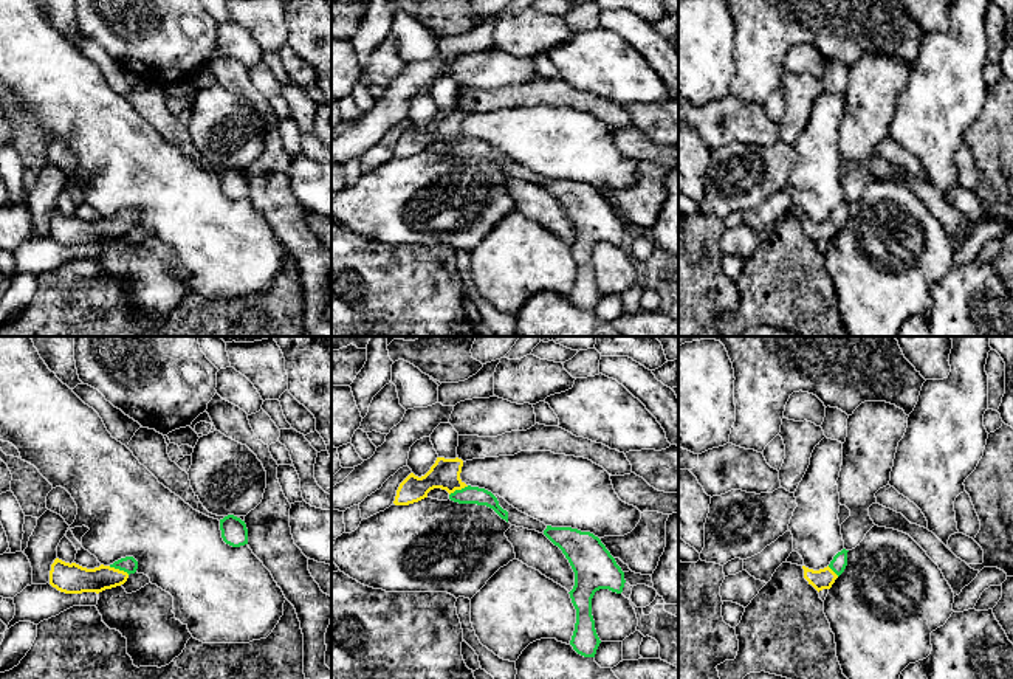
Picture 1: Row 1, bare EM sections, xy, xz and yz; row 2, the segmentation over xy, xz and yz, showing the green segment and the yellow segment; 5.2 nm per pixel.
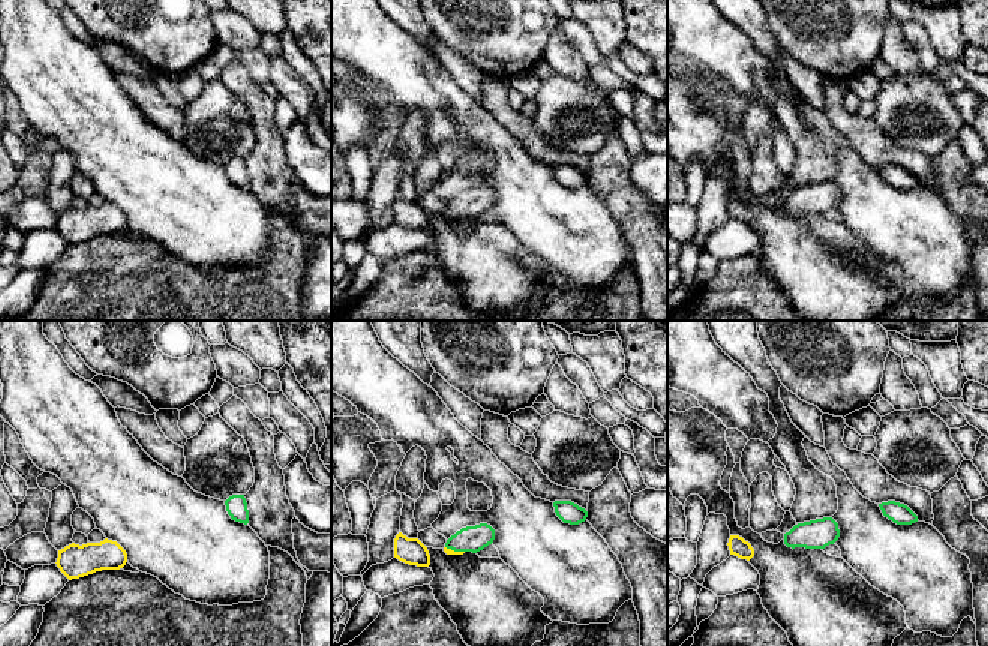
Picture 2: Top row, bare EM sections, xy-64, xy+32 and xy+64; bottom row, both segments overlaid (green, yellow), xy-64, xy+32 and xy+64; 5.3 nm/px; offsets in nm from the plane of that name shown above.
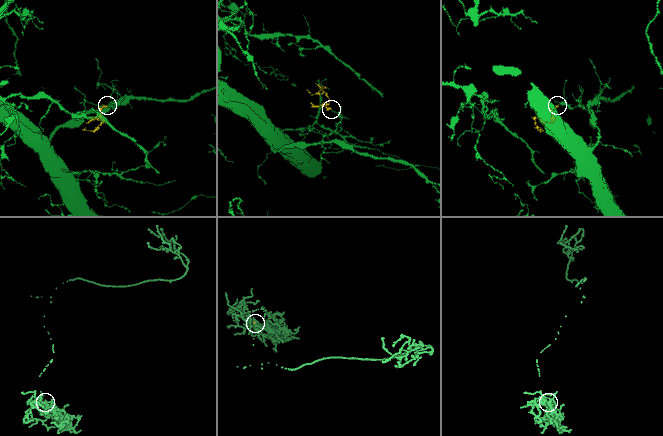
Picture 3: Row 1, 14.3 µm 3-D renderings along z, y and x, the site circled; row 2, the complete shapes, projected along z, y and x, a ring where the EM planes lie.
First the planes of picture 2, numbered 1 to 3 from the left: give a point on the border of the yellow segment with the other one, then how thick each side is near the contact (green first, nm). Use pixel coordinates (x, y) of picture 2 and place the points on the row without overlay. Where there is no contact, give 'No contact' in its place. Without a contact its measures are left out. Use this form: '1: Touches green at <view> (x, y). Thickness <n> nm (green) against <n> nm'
1: No contact
2: Touches green at xy+32 (455, 215). Thickness 140 nm (green) against 30 nm
3: No contact

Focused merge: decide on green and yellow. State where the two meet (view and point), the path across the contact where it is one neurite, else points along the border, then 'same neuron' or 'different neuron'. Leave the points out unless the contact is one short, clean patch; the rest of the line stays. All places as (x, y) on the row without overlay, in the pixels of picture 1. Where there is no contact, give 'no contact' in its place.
contact xy (120, 222); way xy (129, 217), (120, 222), (109, 230), (73, 231); same neuron

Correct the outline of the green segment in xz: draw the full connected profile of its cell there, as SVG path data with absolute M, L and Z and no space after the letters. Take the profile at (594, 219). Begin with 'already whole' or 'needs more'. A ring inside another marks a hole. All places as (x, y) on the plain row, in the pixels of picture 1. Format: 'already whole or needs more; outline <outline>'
already whole; outline M547 178L544 188L558 198L575 225L575 239L568 245L576 262L573 302L584 310L595 310L601 296L592 268L592 251L596 243L621 246L624 225L598 189L572 180Z

